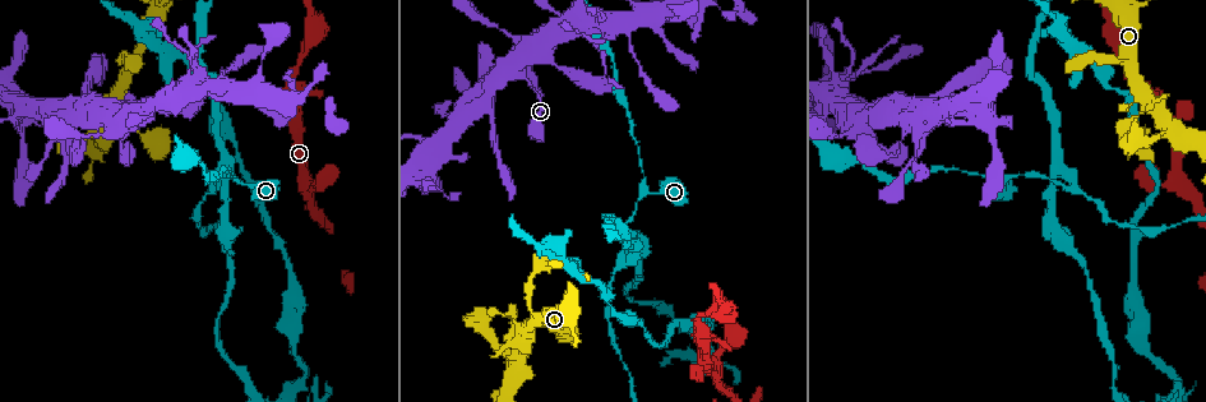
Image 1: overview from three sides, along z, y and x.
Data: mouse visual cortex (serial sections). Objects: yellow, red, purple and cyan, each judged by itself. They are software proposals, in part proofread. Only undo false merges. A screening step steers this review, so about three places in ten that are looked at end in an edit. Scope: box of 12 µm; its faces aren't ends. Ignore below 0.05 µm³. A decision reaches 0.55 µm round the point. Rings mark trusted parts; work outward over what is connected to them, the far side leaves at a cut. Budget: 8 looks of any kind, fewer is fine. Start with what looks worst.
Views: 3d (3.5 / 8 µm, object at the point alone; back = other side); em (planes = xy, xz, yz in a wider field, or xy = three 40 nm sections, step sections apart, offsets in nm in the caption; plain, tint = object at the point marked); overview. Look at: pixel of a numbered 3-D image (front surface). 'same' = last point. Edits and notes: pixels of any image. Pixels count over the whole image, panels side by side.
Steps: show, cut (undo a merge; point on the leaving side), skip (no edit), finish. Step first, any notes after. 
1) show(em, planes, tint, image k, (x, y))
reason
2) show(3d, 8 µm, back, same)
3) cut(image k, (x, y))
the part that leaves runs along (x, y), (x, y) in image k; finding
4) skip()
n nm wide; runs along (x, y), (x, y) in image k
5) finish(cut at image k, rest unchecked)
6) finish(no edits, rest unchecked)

show(3d, 8 µm, image 1, (637, 247))
two arms in line, one across

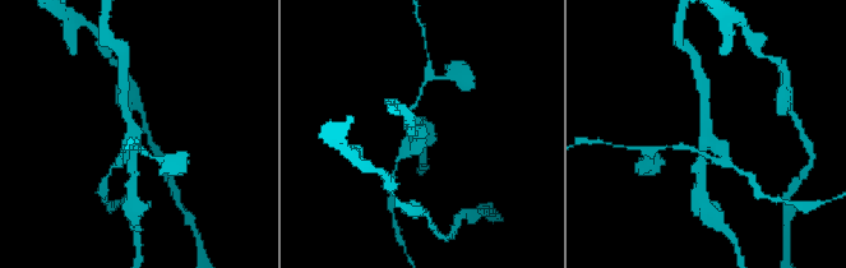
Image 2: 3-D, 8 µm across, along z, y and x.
show(em, xy, step 3, tint, image 2, (709, 144))
now the EM

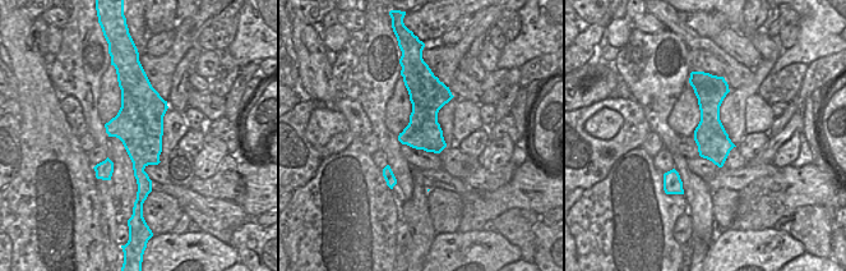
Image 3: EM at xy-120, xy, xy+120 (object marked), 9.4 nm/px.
cut(image 2, (416, 123))
two cells meet here

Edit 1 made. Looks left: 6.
show(3d, 8 µm, image 1, (214, 87))
four-way junction

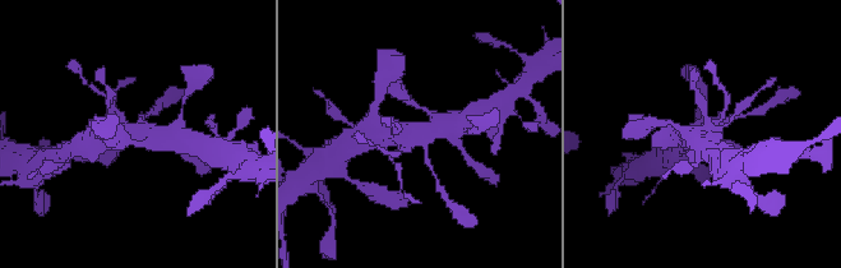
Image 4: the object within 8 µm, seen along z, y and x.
show(em, planes, tint, image 4, (417, 133))
4 arms; arms of 150, 200, 500, 500 nm

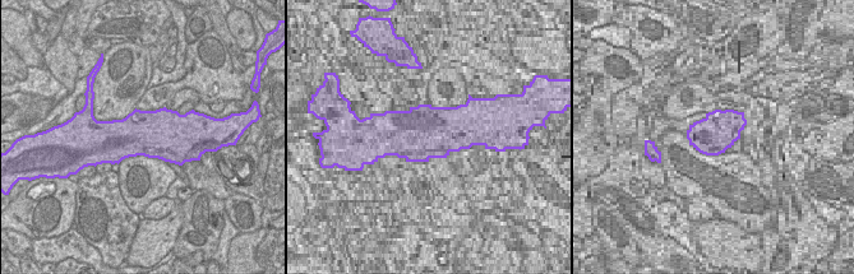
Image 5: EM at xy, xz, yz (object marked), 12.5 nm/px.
skip()
runs along (382, 132), (426, 132), (456, 120) in image 4; all the same cell

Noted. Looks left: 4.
show(overview)

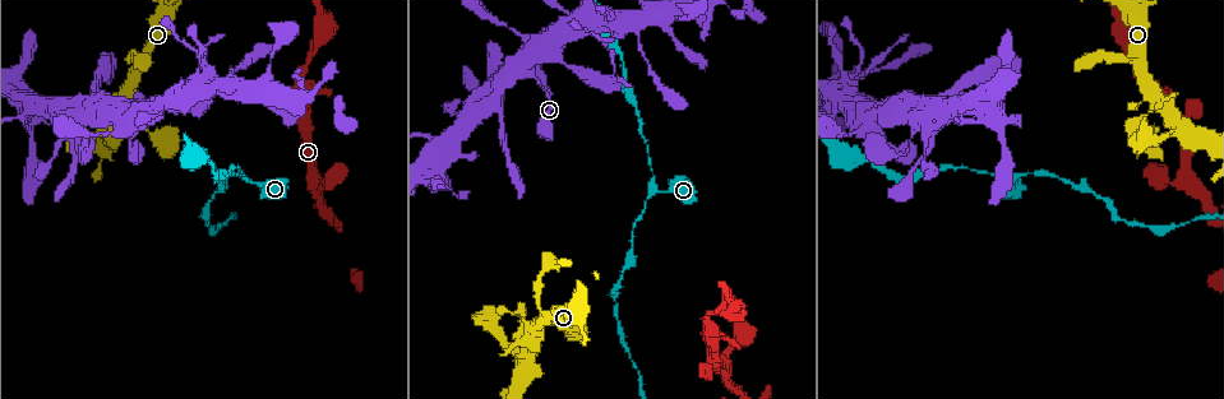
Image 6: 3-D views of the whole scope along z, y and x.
show(3d, 3.5 µm, back, image 6, (129, 97))
four arms meet

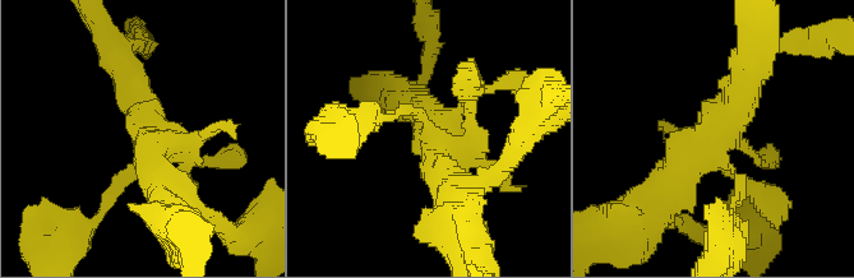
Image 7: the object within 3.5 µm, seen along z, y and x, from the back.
show(em, xy, step 2, tint, image 7, (707, 138))
now the EM

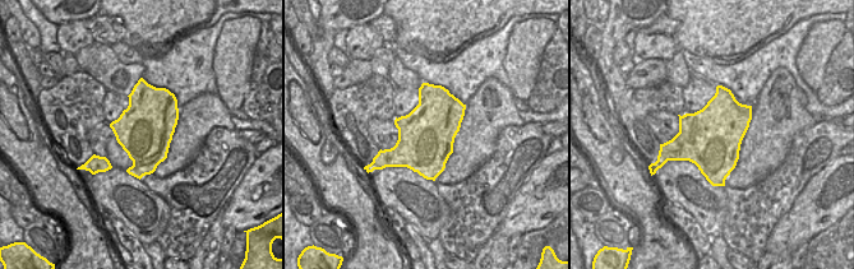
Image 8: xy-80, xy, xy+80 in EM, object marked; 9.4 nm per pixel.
cut(image 7, (229, 125))
the part that leaves runs along (464, 144), (471, 134), (471, 73) in image 7; a second cell is stuck on

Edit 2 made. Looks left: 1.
finish(cut at image 2, cut at image 7, rest unchecked)

